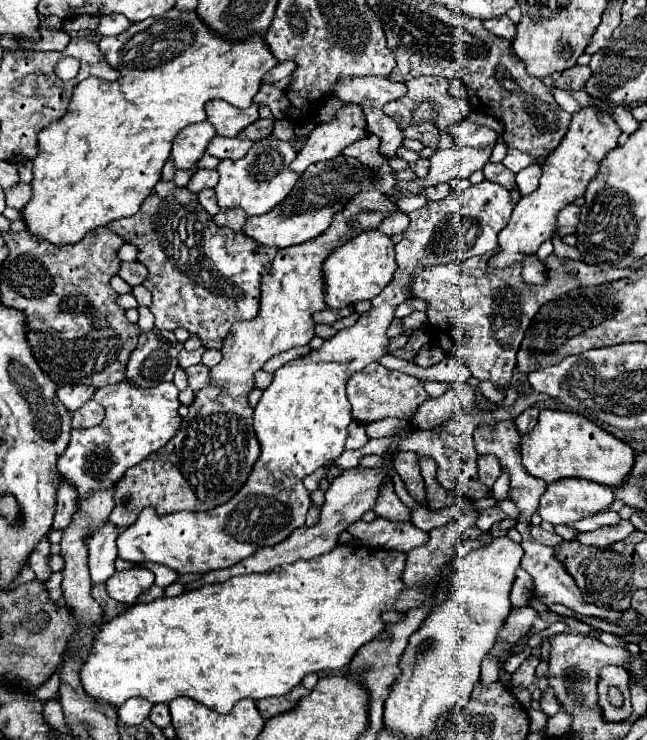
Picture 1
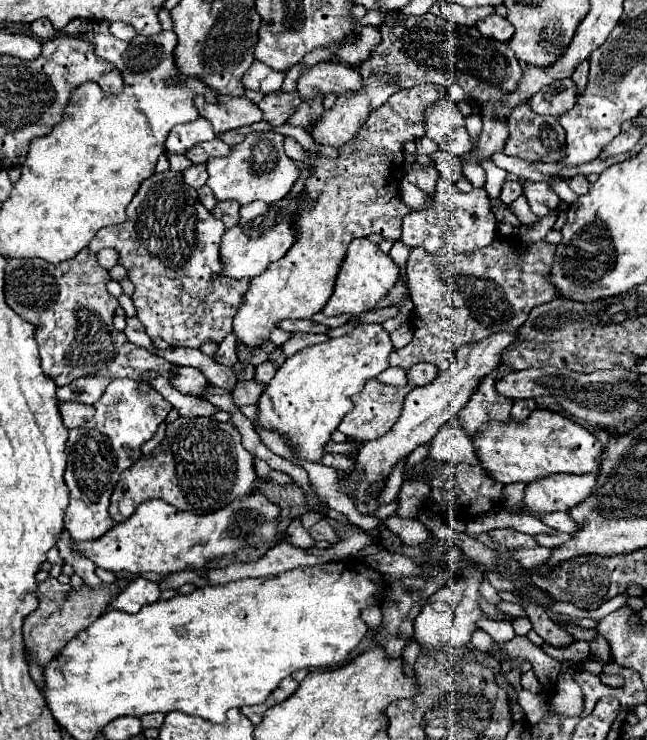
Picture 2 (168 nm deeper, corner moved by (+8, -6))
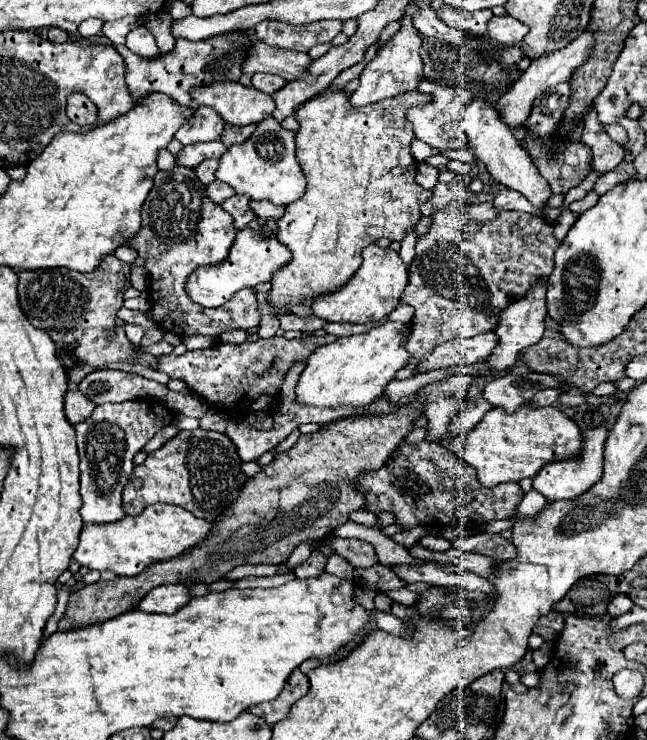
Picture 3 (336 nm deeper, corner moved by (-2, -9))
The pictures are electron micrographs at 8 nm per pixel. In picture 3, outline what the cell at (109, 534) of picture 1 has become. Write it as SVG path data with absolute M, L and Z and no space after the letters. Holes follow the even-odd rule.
M130 400L122 404L96 406L96 414L76 426L78 454L80 454L80 496L82 496L82 520L84 524L110 524L122 520L122 490L134 470L134 456L146 446L146 442L168 424L172 424L172 412L160 400Z

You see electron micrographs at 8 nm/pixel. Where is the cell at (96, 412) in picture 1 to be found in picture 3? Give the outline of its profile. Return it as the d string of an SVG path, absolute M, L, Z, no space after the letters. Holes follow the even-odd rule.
M70 390L64 398L64 410L70 424L80 424L88 416L92 416L92 412L96 410L96 404L92 404L92 400L88 400L78 390Z

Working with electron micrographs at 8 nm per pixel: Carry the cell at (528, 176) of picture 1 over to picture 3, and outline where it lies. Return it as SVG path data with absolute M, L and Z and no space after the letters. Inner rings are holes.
M504 188L504 190L500 190L496 194L494 206L498 210L522 210L522 212L528 212L528 214L542 216L540 208L532 208L532 204L528 204L528 200L526 200L524 194L520 194L516 190L510 190L510 188Z

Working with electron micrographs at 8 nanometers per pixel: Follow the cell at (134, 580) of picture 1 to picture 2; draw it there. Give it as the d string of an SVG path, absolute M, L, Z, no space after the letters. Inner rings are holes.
M138 577L118 597L114 597L112 607L126 611L126 613L138 613L144 605L156 603L158 599L160 599L158 583L152 583L152 581Z

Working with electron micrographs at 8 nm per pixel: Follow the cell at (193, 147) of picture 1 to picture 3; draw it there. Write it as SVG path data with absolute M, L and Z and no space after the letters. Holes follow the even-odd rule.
M196 108L194 118L186 122L174 134L174 138L184 146L190 146L196 142L220 140L222 132L224 132L224 120L220 120L218 112L212 112L212 108Z

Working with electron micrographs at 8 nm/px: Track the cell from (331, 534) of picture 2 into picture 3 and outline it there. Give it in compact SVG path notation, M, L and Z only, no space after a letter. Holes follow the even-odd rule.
M332 534L320 542L330 546L342 558L346 558L354 568L370 568L370 566L378 564L378 556L368 542L360 542L360 540L352 540L352 538L338 538Z

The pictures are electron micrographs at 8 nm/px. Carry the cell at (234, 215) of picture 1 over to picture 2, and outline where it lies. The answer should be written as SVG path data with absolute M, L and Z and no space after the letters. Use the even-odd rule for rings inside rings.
M218 201L218 205L210 213L230 229L230 227L238 225L238 221L240 221L238 211L240 211L240 205L236 201Z

